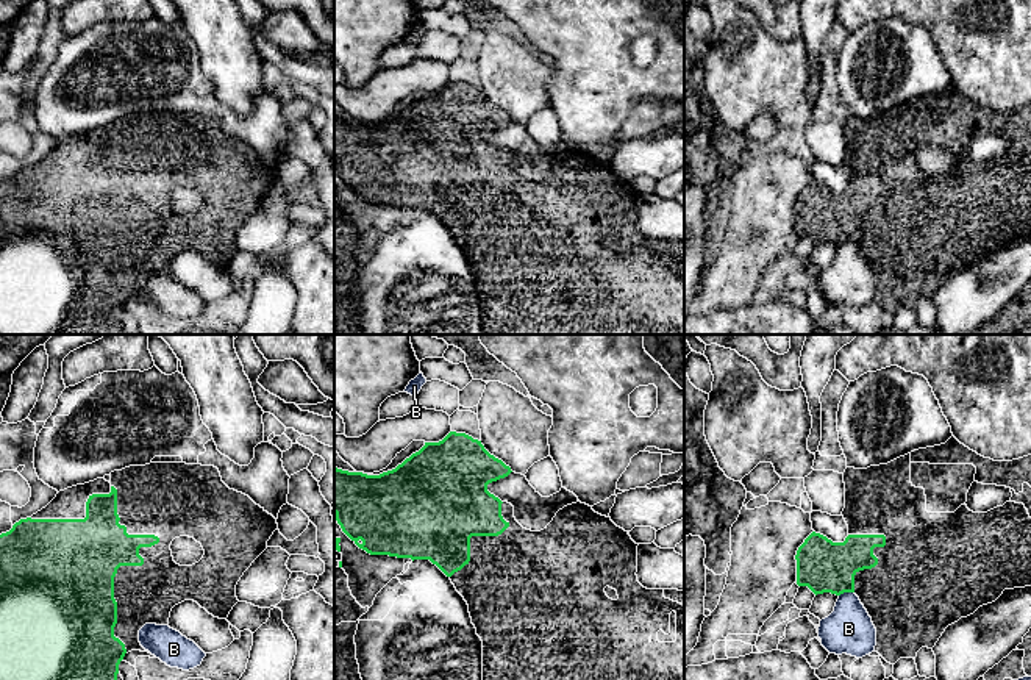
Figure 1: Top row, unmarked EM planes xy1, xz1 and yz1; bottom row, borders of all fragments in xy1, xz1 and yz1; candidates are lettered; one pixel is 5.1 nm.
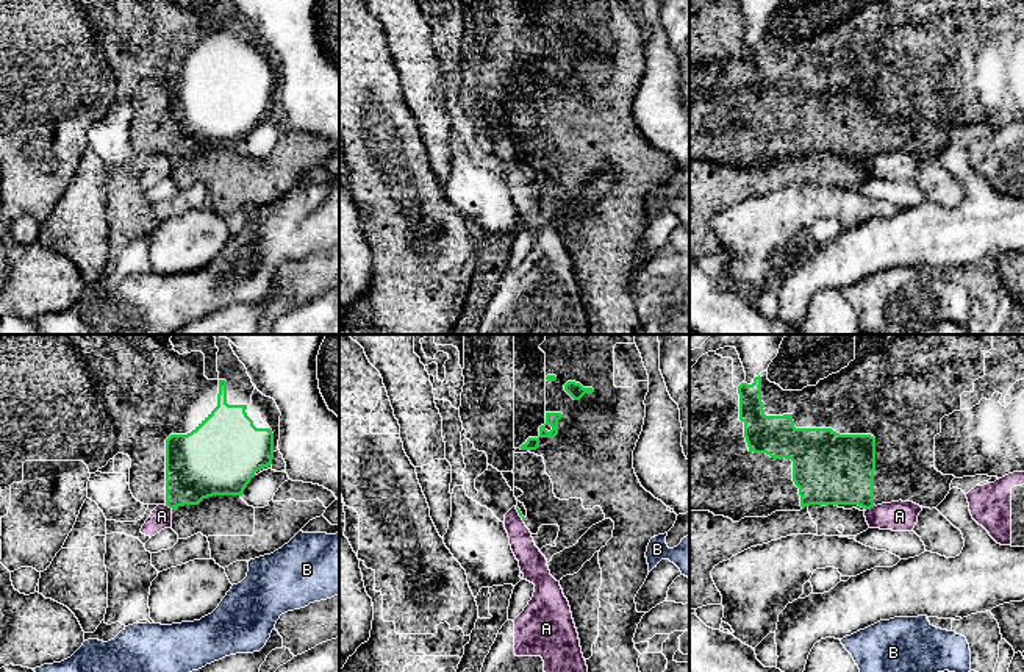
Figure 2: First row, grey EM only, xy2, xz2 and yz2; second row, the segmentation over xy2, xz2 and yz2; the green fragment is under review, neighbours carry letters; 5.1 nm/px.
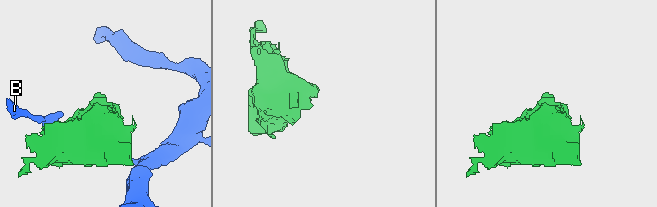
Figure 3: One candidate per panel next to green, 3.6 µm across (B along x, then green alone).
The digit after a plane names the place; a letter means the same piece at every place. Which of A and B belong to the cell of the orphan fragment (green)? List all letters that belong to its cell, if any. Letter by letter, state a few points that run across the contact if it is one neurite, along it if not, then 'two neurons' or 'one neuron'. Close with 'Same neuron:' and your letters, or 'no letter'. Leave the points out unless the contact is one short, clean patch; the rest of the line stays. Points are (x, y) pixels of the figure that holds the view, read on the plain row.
A: line yz2 (874, 155), (866, 160); two neurons
B: two neurons
Same neuron: no letter

